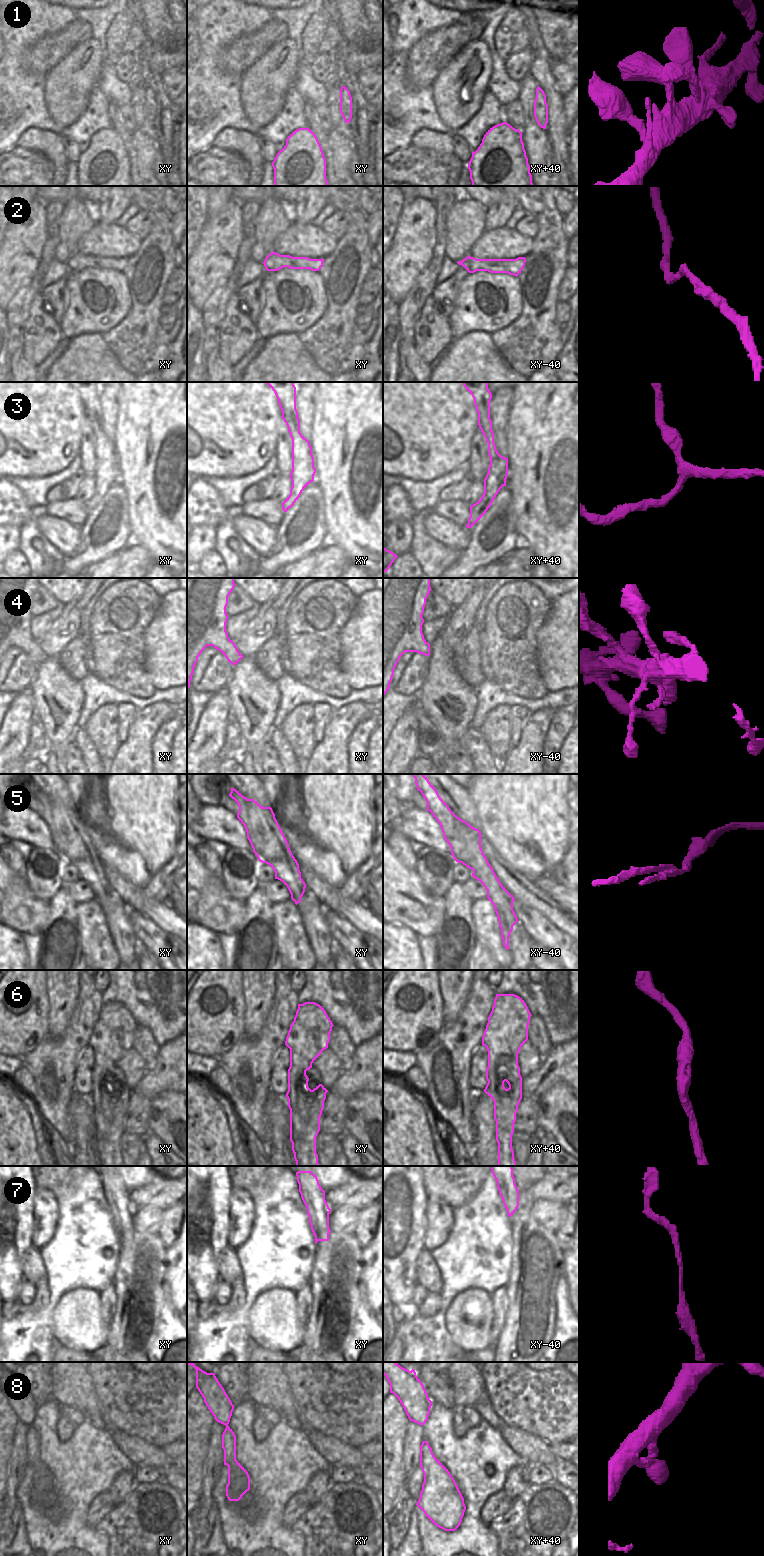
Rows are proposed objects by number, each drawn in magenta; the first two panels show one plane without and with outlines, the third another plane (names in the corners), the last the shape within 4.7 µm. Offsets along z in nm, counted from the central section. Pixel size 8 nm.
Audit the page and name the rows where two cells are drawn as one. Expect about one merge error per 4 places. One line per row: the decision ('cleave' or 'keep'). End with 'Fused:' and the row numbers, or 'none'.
1: keep
2: keep
3: keep
4: keep
5: cleave
6: keep
7: keep
8: keep
Fused: 5

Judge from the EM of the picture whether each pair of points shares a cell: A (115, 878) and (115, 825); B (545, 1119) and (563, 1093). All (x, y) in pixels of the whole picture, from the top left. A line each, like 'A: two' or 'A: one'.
A: two
B: one

